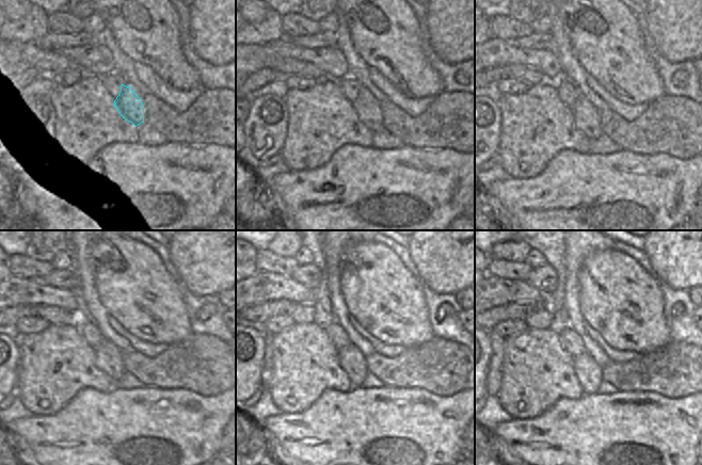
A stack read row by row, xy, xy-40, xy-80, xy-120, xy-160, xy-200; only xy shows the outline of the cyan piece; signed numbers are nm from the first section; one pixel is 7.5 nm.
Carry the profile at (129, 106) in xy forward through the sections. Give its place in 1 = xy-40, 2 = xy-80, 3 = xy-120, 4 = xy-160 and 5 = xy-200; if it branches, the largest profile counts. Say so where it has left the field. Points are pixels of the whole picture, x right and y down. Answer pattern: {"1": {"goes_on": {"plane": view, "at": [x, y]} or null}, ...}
{"1": {"goes_on": {"plane": "xy-40", "at": [367, 107]}}, "2": {"goes_on": {"plane": "xy-80", "at": [587, 117]}}, "3": {"goes_on": {"plane": "xy-120", "at": [108, 357]}}, "4": {"goes_on": {"plane": "xy-160", "at": [348, 362]}}, "5": {"goes_on": {"plane": "xy-200", "at": [588, 371]}}}

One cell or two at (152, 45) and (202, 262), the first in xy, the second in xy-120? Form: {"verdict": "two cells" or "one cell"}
{"verdict": "two cells"}

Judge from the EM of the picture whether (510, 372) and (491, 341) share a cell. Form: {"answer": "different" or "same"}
{"answer": "different"}

